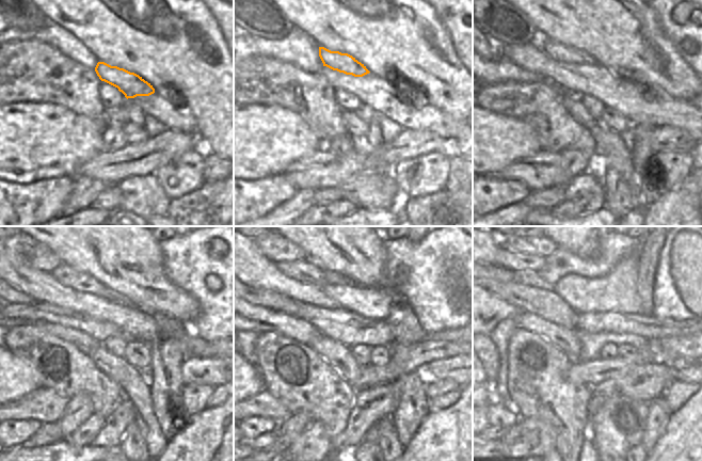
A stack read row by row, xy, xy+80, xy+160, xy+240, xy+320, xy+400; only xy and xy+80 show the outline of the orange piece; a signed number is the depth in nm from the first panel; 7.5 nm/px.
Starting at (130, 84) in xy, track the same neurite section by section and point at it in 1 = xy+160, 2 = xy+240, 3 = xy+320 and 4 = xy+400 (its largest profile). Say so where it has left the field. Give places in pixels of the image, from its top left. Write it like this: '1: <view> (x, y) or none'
1: xy+160 (558, 51)
2: xy+240 (69, 276)
3: xy+320 (304, 270)
4: xy+400 (512, 260)

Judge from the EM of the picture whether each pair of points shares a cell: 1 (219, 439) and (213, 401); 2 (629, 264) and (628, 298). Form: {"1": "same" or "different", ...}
{"1": "different", "2": "same"}

